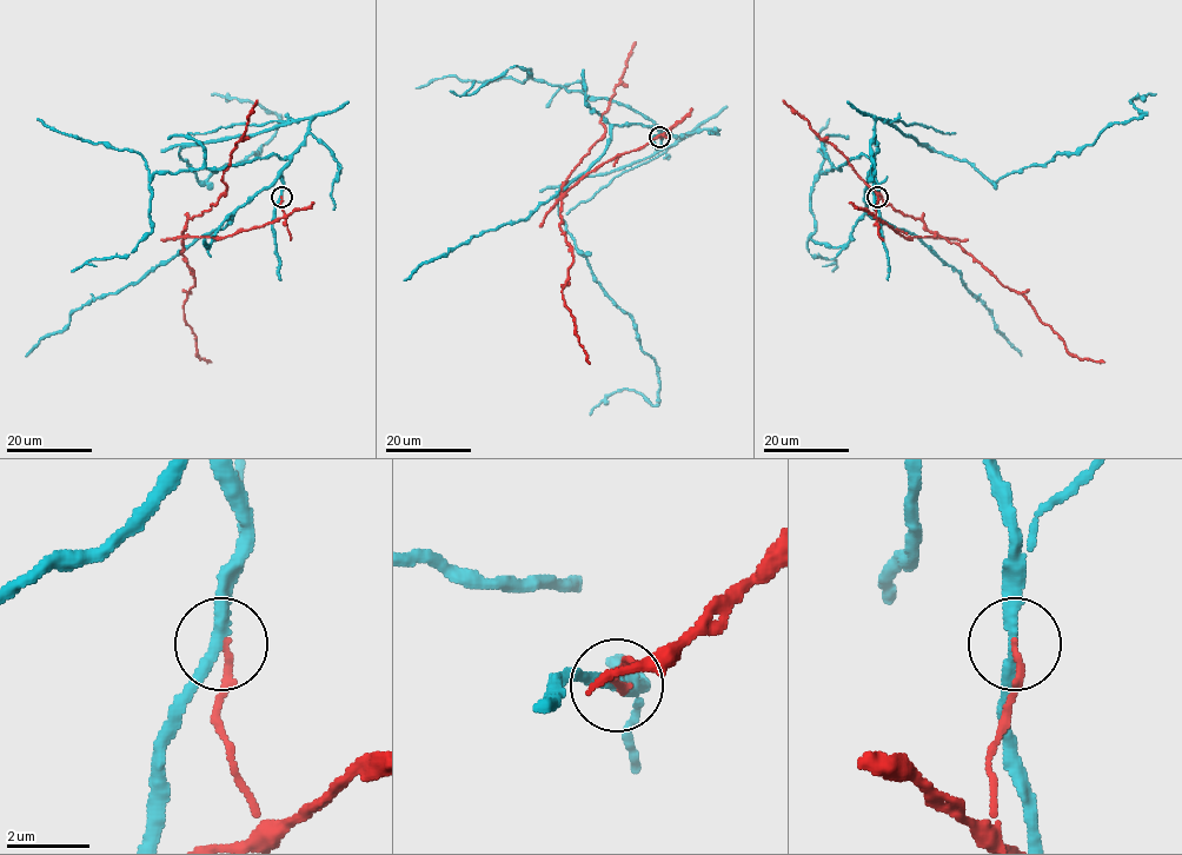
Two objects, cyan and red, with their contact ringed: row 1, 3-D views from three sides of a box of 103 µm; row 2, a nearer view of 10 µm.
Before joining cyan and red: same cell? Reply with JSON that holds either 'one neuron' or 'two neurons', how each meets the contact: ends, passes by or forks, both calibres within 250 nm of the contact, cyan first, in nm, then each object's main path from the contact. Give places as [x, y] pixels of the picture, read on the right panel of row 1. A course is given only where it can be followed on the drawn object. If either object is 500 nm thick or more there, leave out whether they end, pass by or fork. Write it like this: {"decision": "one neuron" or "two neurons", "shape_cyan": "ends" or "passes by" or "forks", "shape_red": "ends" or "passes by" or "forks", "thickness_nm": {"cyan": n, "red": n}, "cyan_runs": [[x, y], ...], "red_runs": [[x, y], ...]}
{"decision": "two neurons", "shape_cyan": "passes by", "shape_red": "ends", "thickness_nm": {"cyan": 280, "red": 170}, "cyan_runs": [[878, 197], [877, 118], [995, 181], [1080, 152], [1114, 123], [1141, 118], [1146, 113], [1130, 100], [1156, 94]], "red_runs": [[878, 197], [875, 216], [901, 234], [934, 236], [918, 219], [885, 205], [847, 158], [783, 100]]}

